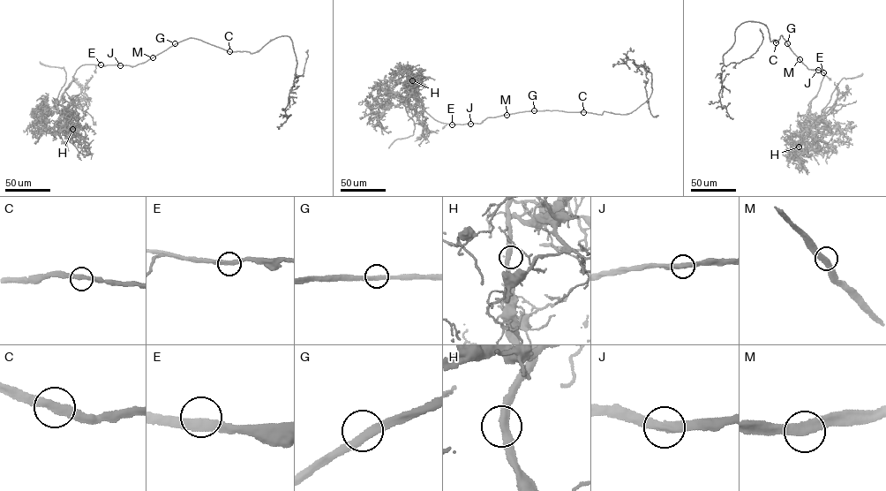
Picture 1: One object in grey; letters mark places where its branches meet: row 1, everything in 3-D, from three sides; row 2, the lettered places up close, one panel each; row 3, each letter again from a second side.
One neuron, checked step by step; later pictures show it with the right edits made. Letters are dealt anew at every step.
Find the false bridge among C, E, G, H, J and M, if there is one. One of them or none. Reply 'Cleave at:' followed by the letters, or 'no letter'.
Cleave at: no letter

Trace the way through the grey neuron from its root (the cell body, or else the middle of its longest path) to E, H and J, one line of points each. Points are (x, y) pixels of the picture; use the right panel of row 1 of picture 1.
E: (787, 43), (808, 69), (823, 72)
H: (787, 43), (808, 69), (816, 69), (825, 74), (800, 128), (799, 147)
J: (787, 43), (807, 68), (818, 70)

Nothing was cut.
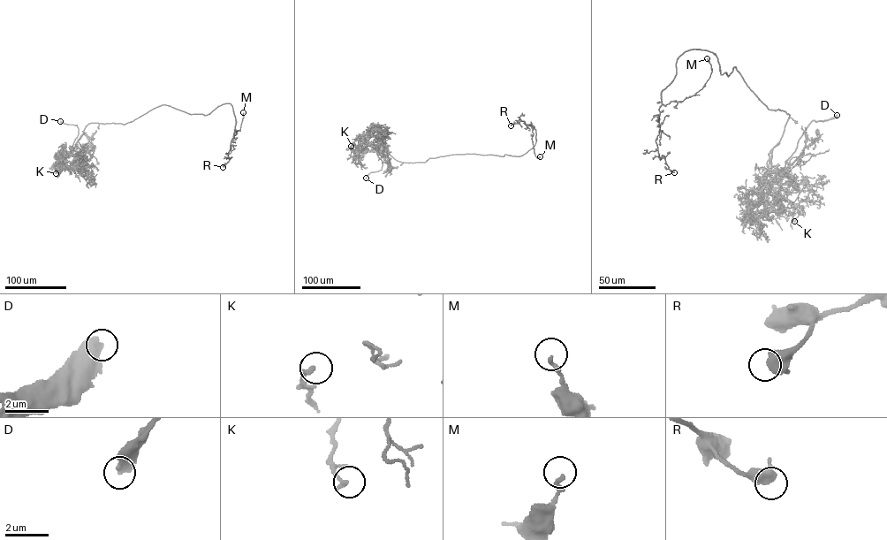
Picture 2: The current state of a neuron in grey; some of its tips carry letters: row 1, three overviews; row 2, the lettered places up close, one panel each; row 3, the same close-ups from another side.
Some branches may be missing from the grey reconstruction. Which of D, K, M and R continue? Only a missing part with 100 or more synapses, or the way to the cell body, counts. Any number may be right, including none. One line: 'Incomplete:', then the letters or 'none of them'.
Incomplete: D

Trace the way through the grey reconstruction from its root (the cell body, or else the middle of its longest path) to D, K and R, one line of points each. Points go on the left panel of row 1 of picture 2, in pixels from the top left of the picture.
D: (153, 109), (123, 124), (89, 123), (72, 151), (78, 128), (76, 125), (60, 121)
K: (153, 109), (123, 124), (89, 123), (72, 151), (56, 163), (56, 173)
R: (153, 109), (165, 104), (204, 115), (231, 103), (236, 121), (229, 161), (223, 167)

